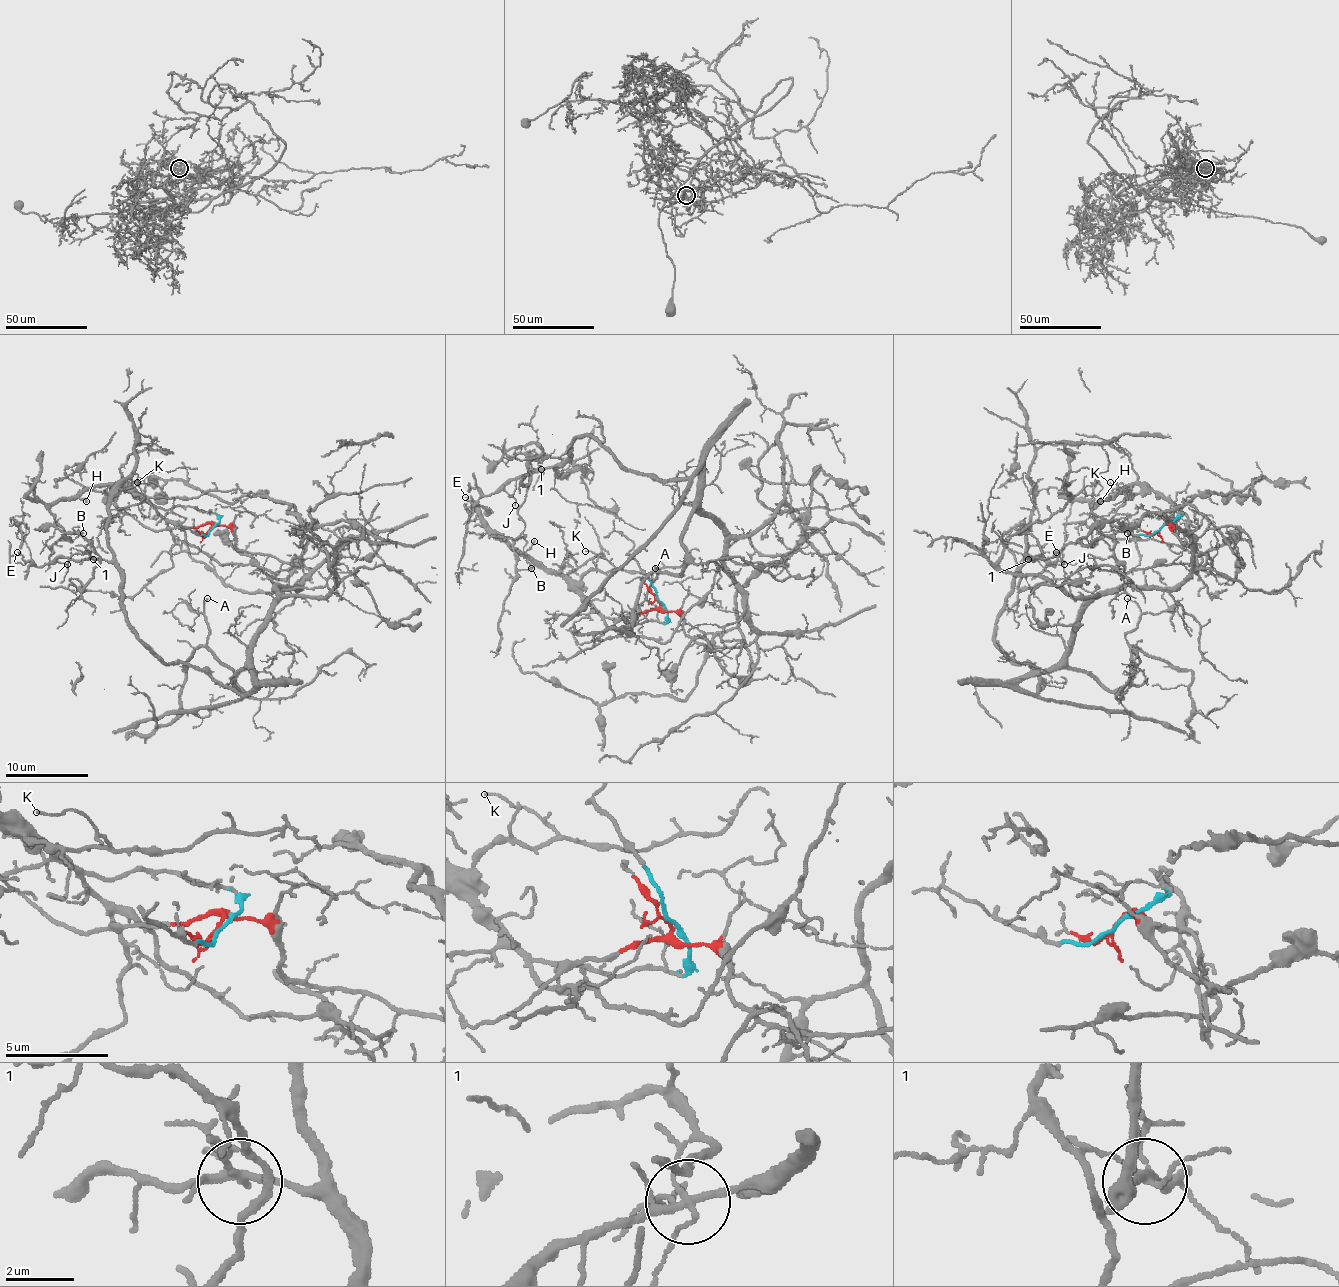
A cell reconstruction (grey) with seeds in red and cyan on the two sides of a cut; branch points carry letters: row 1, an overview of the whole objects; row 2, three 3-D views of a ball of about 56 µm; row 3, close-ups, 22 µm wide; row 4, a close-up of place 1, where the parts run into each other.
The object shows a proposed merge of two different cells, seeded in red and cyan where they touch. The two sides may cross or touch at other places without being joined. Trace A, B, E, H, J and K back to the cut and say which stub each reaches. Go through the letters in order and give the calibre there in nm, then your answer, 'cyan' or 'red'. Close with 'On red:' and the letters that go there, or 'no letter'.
A: calibre 80 nm; red
B: calibre 120 nm; cyan
E: calibre 100 nm; red
H: calibre 140 nm; cyan
J: calibre 110 nm; red
K: calibre 100 nm; cyan
On red: A, E, J

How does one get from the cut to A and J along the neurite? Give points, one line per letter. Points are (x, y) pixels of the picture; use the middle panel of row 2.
A: (659, 603), (698, 642), (756, 636), (725, 533), (700, 508), (682, 574), (655, 566), (653, 582), (655, 568)
J: (659, 603), (698, 642), (756, 636), (700, 508), (702, 460), (655, 479), (578, 436), (514, 477), (514, 506)

